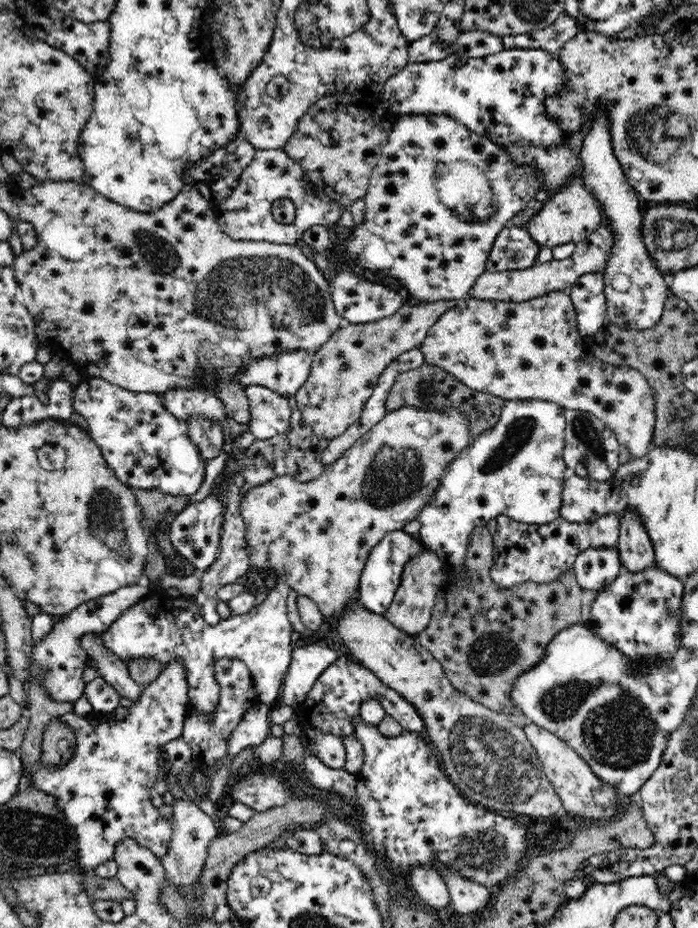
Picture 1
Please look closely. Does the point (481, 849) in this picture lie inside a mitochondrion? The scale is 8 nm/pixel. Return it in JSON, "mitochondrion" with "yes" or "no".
{"mitochondrion":"yes"}

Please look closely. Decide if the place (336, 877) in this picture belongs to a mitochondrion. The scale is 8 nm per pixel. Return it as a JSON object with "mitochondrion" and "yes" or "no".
{"mitochondrion":"no"}

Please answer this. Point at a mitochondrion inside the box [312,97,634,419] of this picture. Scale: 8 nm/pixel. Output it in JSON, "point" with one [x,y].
{"point":[427,385]}

